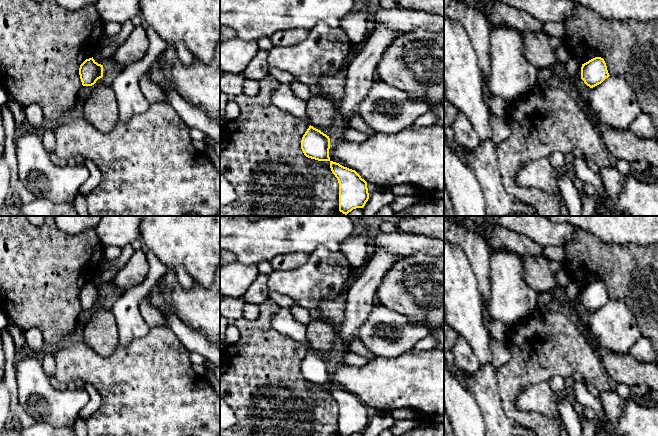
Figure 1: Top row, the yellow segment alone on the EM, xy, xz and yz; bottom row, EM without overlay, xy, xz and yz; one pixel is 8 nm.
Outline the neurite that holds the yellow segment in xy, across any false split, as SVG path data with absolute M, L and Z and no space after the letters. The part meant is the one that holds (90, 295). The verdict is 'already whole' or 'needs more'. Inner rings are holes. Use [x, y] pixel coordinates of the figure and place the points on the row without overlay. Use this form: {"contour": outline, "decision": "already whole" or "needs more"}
{"contour": "M93 281L86 283L80 289L79 299L83 310L92 310L103 301L103 289L98 288Z", "decision": "already whole"}

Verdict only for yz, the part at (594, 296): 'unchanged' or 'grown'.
unchanged

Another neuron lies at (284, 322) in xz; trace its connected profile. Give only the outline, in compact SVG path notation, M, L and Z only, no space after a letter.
M280 309L273 317L272 325L280 333L289 336L310 349L310 343L306 337L307 326L297 322L289 310Z

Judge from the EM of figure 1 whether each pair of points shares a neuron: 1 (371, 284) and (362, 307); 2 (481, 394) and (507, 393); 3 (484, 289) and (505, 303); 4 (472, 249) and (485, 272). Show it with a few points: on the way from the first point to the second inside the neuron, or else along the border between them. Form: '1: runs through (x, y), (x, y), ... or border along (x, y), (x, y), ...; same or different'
1: runs through (365, 290), (362, 293), (362, 301); same
2: border along (495, 370), (498, 394), (502, 410), (506, 415); different
3: border along (491, 270), (490, 296), (484, 308); different
4: runs through (478, 255), (481, 266); same

